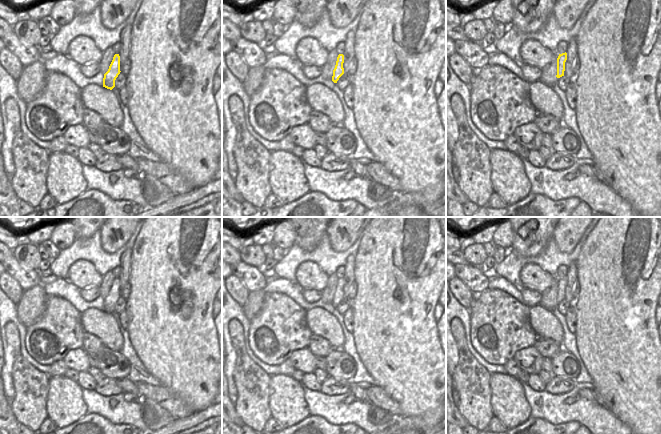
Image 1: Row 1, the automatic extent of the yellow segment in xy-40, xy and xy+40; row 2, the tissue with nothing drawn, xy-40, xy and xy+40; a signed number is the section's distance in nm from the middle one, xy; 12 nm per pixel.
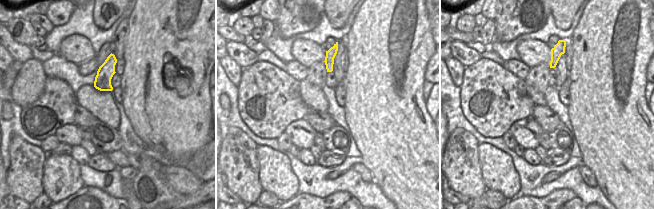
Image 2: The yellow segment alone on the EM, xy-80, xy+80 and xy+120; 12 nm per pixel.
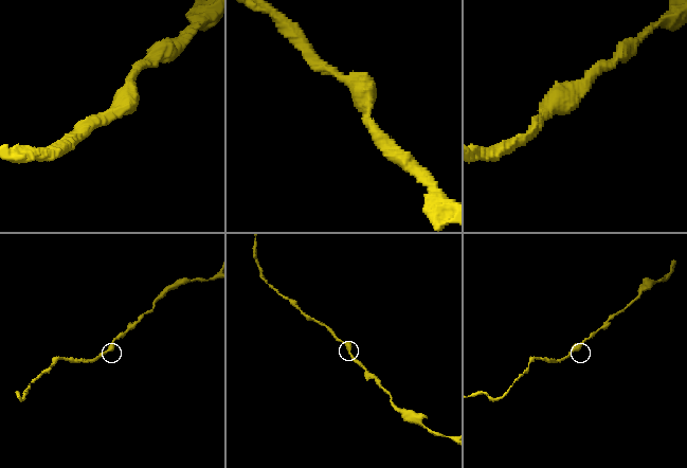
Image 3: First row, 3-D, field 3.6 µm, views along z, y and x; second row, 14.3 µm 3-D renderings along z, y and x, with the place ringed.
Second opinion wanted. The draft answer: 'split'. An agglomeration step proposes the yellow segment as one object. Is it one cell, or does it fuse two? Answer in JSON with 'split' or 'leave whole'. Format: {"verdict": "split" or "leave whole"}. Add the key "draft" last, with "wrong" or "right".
{"verdict": "leave whole", "draft": "wrong"}

